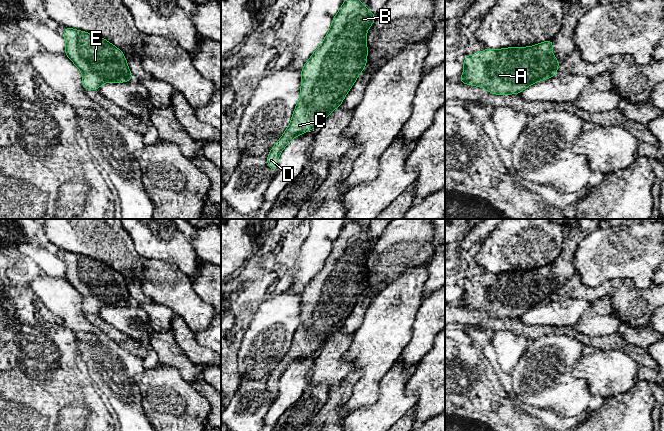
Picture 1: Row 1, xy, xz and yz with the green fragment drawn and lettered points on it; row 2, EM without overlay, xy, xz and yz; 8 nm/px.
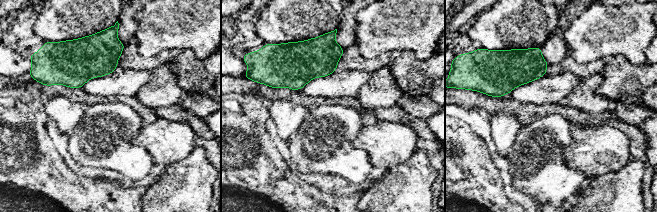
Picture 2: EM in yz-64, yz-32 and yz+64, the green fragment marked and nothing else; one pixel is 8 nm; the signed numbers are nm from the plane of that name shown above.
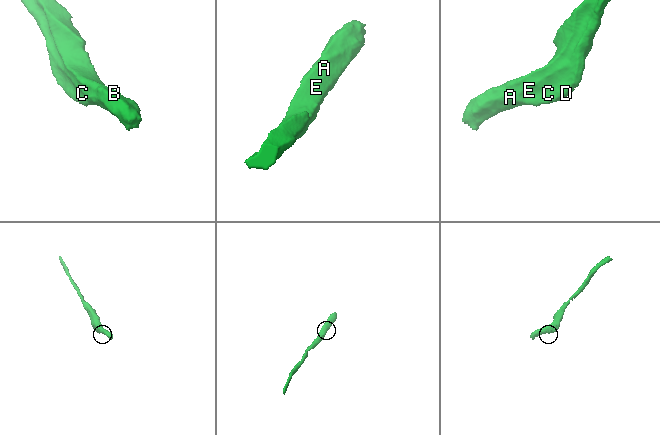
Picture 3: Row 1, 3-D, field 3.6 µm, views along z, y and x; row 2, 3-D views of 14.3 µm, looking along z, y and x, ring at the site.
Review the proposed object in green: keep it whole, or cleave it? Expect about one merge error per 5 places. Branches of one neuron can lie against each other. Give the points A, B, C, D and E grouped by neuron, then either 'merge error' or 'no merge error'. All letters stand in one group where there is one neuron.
groups A B C D E; no merge error

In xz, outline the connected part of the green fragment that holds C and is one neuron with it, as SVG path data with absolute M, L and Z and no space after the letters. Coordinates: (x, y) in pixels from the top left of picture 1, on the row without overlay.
M357 221L343 226L323 267L301 293L300 323L288 352L267 380L272 396L277 393L280 377L293 362L321 349L342 328L365 293L366 259L375 242L375 237L371 237Z

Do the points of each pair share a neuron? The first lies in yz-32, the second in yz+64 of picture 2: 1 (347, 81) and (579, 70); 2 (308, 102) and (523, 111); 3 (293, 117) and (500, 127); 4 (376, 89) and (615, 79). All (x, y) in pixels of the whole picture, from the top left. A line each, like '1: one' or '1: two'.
1: two
2: one
3: one
4: two

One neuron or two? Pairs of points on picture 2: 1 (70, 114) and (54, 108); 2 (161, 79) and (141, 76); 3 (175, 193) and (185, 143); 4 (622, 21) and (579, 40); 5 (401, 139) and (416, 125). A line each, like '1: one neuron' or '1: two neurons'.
1: one neuron
2: two neurons
3: two neurons
4: one neuron
5: two neurons

